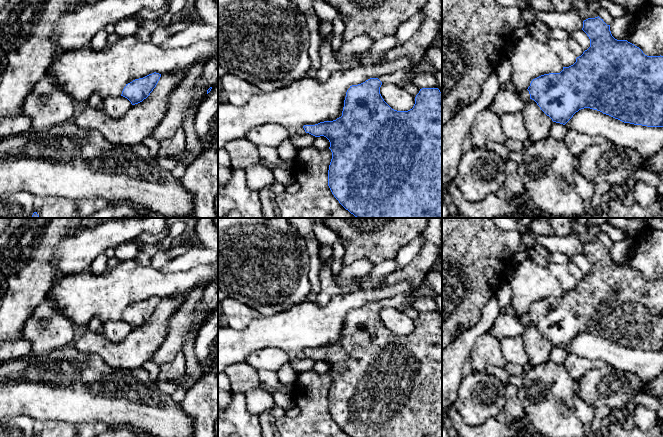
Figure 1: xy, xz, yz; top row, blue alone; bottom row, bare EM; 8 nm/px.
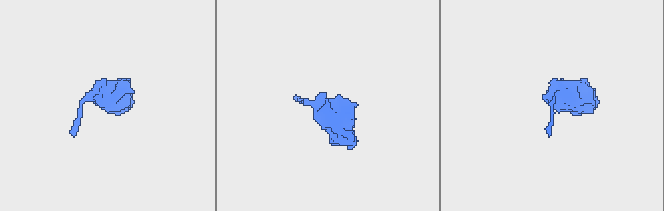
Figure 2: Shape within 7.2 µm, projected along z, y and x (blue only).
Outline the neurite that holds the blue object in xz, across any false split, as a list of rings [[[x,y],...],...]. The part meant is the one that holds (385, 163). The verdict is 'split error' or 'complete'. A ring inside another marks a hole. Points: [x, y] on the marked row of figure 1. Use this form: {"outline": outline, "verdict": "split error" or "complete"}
{"outline": [[[410,68],[370,78],[365,82],[352,85],[346,92],[342,116],[333,121],[324,121],[315,125],[304,125],[306,133],[315,137],[324,136],[330,142],[332,159],[328,170],[328,186],[339,203],[356,218],[442,218],[442,93],[438,88],[422,88],[415,97],[415,104],[408,111],[392,109],[382,98],[380,87],[383,83],[402,86],[410,79]]], "verdict": "split error"}

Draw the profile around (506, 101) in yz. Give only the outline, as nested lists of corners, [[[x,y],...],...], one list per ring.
[[[502,87],[488,108],[500,116],[503,113],[522,112],[525,103],[517,90]]]

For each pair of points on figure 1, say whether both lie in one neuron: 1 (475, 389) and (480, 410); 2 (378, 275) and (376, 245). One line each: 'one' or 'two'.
1: one
2: two

